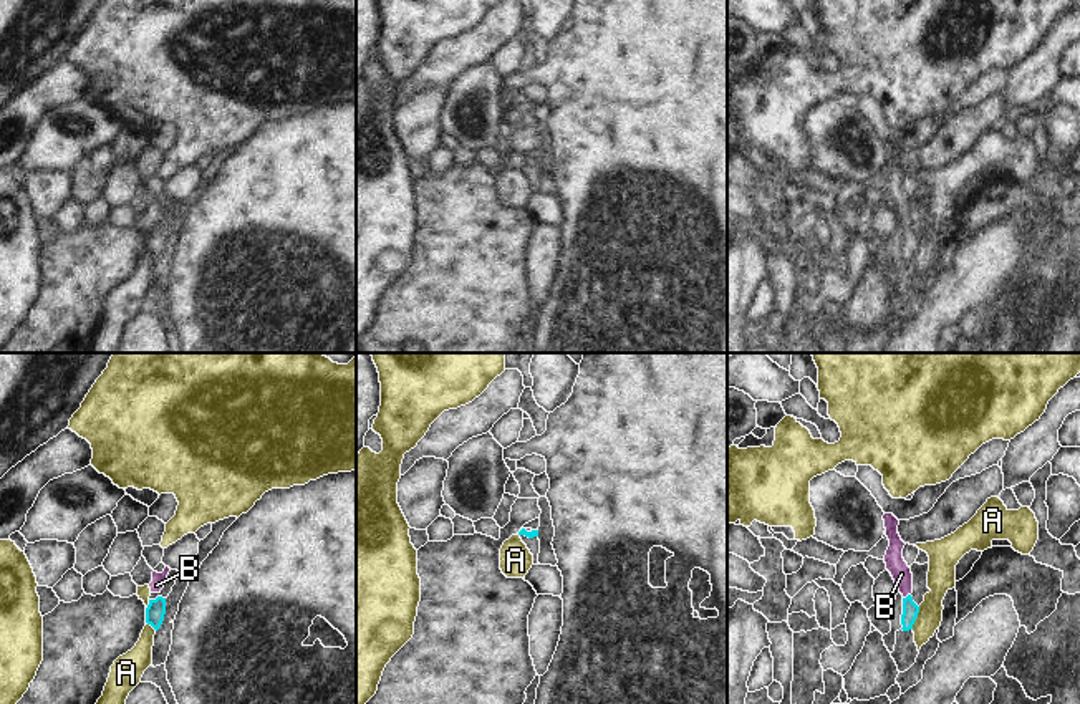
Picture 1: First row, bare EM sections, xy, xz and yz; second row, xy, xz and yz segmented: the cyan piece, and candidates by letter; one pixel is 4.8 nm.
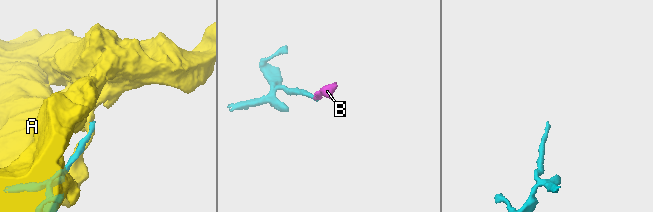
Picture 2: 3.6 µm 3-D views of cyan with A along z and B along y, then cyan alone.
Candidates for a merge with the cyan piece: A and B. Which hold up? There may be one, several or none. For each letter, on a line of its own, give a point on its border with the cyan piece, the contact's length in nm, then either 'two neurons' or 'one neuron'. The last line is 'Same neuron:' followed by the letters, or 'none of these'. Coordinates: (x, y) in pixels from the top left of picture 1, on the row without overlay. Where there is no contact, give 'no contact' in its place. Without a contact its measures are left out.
A: yz (916, 245) | 120 nm | two neurons
B: yz (908, 224) | 50 nm | one neuron
Same neuron: B

